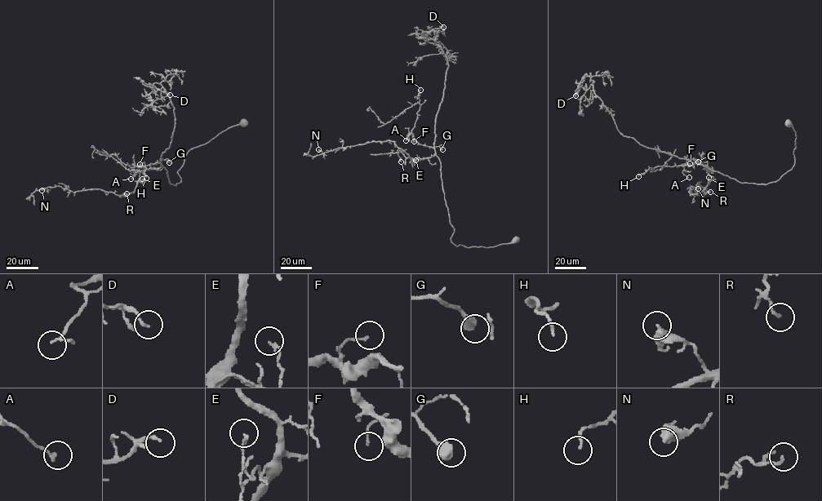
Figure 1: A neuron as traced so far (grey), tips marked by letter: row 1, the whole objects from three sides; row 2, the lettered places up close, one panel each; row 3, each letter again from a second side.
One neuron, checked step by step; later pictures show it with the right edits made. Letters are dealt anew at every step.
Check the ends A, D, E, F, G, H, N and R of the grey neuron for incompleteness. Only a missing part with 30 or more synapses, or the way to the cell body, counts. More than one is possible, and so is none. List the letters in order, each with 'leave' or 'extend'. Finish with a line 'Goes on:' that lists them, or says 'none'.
A: leave
D: leave
E: leave
F: leave
G: leave
H: leave
N: leave
R: leave
Goes on: none

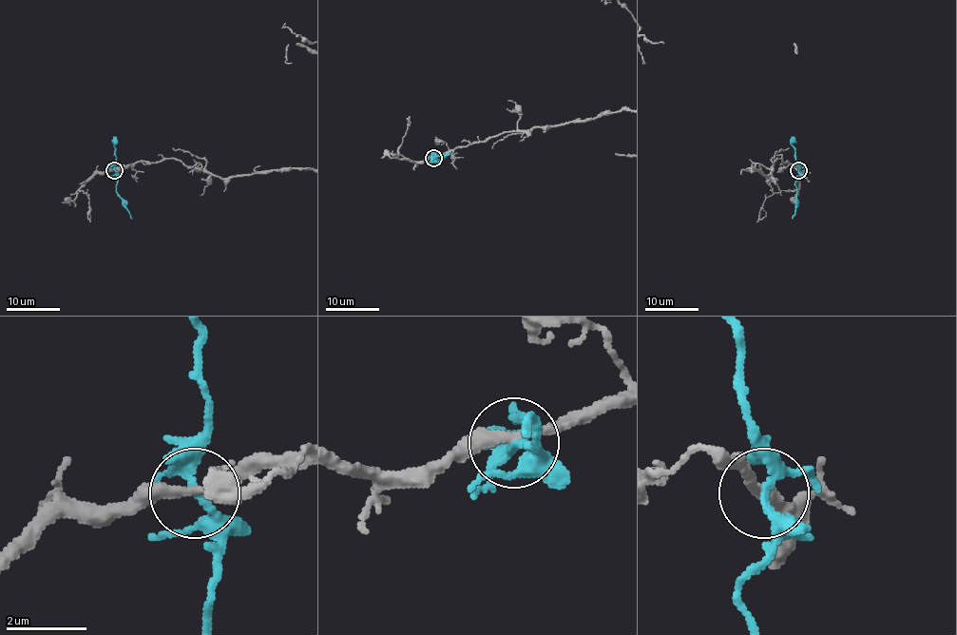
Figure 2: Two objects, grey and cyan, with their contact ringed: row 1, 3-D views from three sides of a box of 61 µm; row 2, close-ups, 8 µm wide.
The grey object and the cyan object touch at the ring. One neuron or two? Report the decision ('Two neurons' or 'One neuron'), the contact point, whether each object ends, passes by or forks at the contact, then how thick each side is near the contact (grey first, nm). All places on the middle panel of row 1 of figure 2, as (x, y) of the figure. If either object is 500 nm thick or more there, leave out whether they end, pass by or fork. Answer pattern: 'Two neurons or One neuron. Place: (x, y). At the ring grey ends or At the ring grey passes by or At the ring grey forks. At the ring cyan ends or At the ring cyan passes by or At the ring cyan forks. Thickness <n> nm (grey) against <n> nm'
Two neurons. Place: (433, 158). At the ring grey passes by. At the ring cyan forks. Thickness 240 nm (grey) against 200 nm

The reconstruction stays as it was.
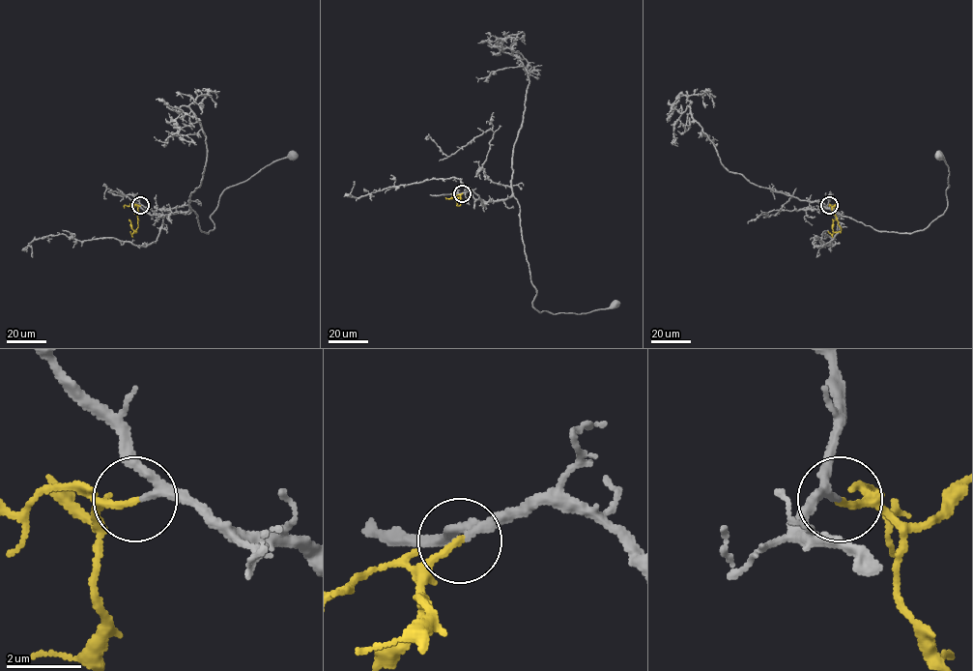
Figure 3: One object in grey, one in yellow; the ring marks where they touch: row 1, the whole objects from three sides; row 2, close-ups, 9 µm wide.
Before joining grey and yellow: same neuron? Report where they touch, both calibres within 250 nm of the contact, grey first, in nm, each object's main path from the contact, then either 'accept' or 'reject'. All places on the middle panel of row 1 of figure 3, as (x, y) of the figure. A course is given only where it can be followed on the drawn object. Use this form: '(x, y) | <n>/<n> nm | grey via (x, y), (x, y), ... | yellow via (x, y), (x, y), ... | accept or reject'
(462, 193) | 200/180 nm | grey via (462, 193), (486, 201), (513, 196), (517, 200), (536, 292), (532, 306), (539, 312), (583, 313), (615, 305) | yellow via (462, 193), (458, 206), (458, 199), (451, 197) | accept

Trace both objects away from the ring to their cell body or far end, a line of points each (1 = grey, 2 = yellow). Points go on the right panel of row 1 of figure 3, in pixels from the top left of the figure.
1: (829, 205), (837, 215), (831, 210), (880, 231), (910, 233), (922, 230), (947, 206), (949, 169), (940, 155)
2: (829, 205), (840, 231), (833, 231), (832, 219)

